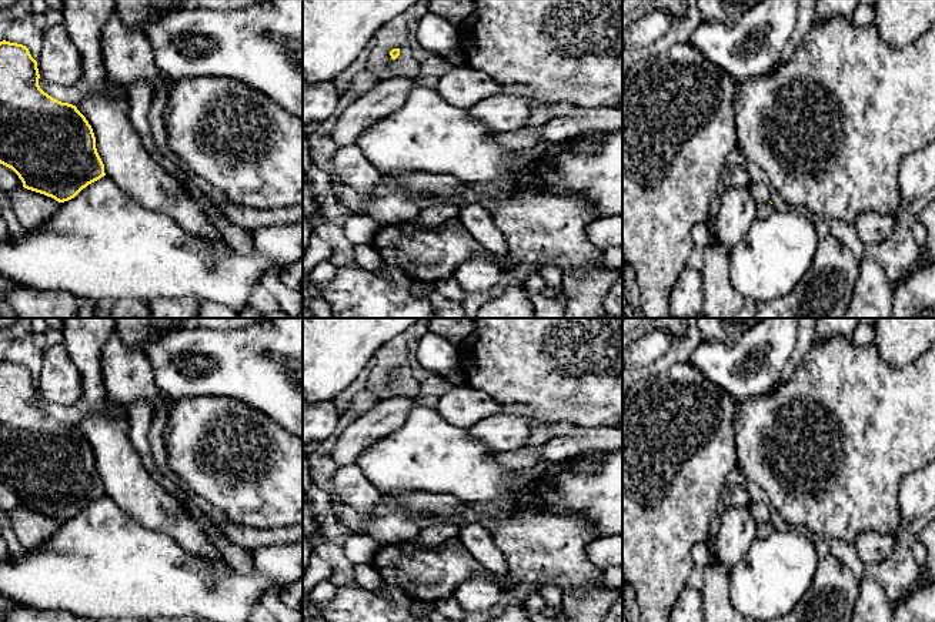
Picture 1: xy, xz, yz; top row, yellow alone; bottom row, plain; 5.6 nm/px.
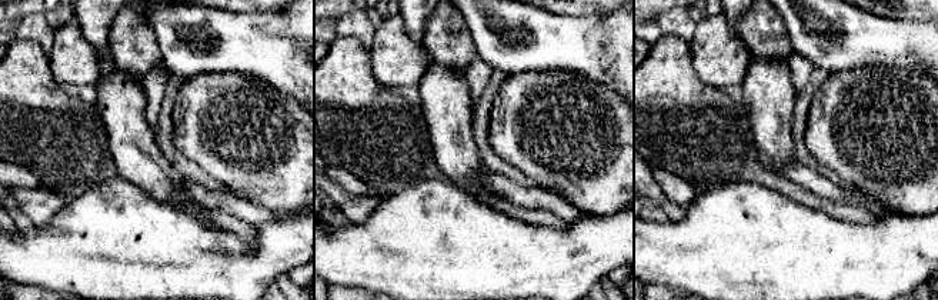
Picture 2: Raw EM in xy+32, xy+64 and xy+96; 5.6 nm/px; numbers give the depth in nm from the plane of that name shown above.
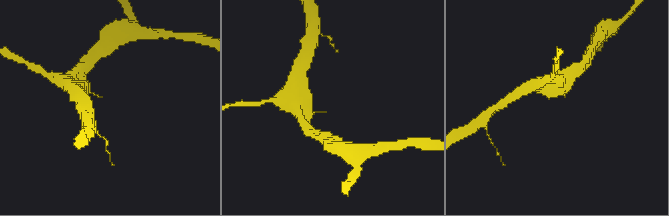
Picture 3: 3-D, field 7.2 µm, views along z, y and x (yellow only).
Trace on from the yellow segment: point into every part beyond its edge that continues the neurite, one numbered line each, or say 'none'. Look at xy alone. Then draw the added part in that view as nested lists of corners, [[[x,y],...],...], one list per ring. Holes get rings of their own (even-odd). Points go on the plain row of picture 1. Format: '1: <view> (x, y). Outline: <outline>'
none

